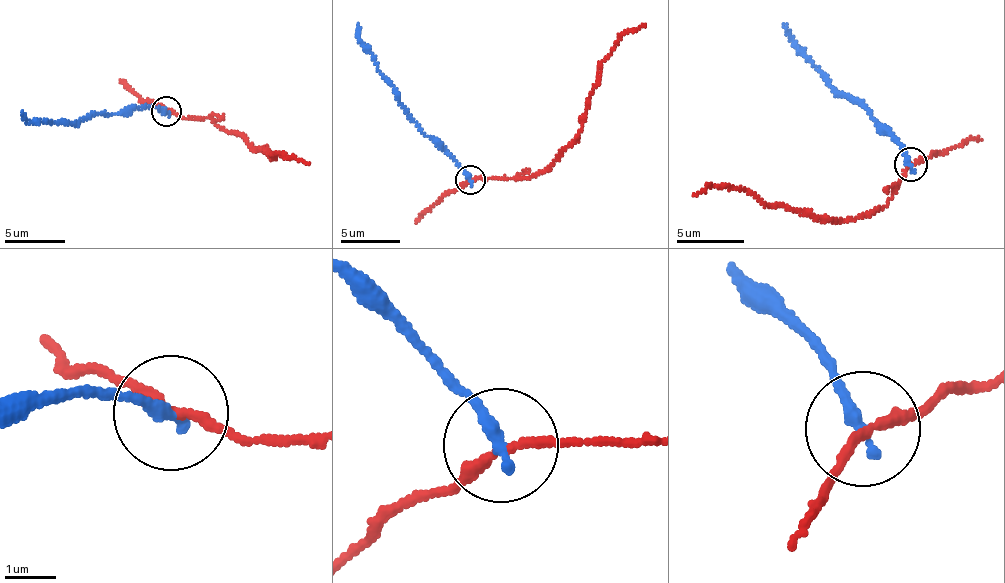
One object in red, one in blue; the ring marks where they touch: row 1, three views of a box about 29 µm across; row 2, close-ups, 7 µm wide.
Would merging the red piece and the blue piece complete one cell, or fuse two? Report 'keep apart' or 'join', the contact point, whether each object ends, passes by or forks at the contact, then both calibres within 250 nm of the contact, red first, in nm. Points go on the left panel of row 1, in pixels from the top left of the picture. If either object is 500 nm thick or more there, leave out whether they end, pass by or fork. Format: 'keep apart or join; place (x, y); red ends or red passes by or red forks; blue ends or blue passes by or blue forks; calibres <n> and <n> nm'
keep apart; place (166, 111); red passes by; blue ends; calibres 200 and 280 nm

